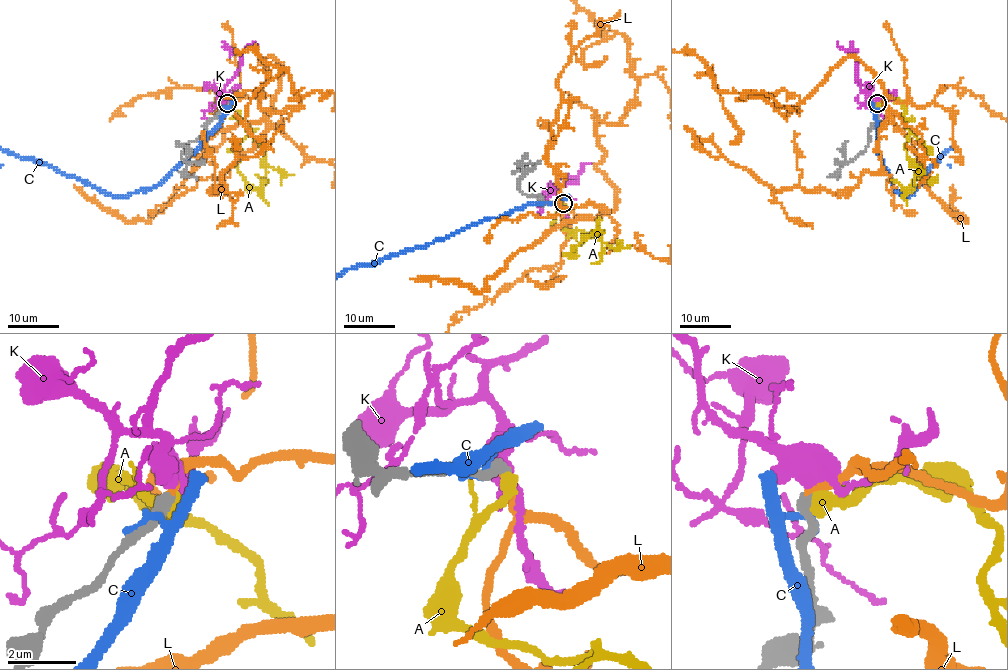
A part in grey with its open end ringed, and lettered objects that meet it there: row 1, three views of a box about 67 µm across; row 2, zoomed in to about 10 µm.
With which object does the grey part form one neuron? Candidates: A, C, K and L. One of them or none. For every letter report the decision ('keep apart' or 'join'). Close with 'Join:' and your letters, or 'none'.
A: keep apart
C: keep apart
K: keep apart
L: join
Join: L

